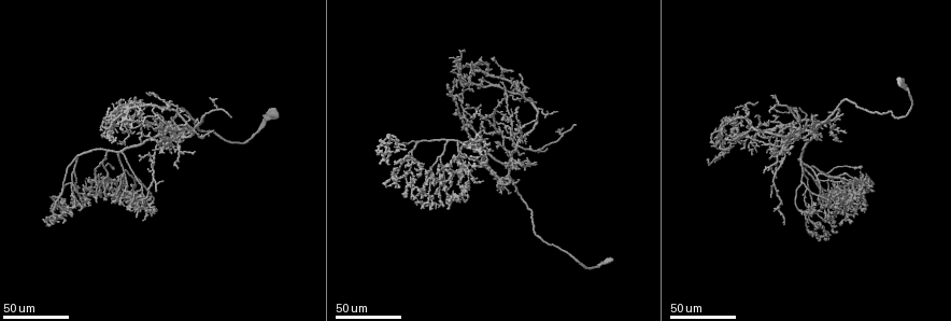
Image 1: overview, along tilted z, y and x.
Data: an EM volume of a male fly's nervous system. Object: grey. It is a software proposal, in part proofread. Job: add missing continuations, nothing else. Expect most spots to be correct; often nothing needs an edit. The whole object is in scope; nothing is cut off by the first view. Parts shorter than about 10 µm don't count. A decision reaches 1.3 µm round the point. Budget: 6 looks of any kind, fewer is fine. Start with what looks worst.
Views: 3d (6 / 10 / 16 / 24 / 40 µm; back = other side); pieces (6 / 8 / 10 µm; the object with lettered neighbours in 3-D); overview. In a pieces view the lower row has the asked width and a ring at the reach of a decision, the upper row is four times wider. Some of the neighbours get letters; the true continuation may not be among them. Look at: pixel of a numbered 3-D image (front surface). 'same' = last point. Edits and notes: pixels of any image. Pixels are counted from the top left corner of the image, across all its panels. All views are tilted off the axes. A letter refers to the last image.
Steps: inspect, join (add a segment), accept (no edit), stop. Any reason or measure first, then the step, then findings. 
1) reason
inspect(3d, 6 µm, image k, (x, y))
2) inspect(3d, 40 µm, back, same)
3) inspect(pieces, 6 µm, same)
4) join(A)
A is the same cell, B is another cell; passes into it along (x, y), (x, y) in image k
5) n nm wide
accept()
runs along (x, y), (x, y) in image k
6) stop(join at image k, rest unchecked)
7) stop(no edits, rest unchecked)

thin end
inspect(3d, 40 µm, image 1, (399, 185))

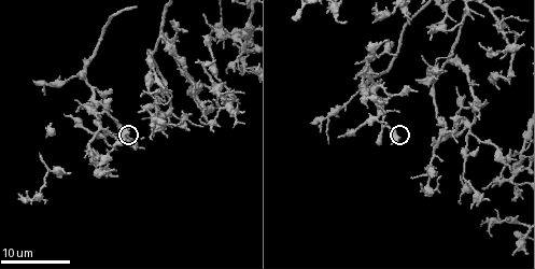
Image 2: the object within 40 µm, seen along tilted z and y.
zoom in
inspect(3d, 10 µm, image 2, (399, 142))

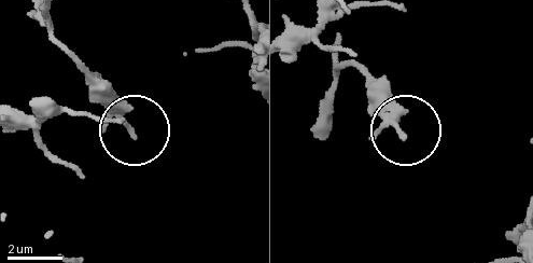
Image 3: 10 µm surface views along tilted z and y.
see the neighbours
inspect(pieces, 8 µm, image 3, (403, 138))

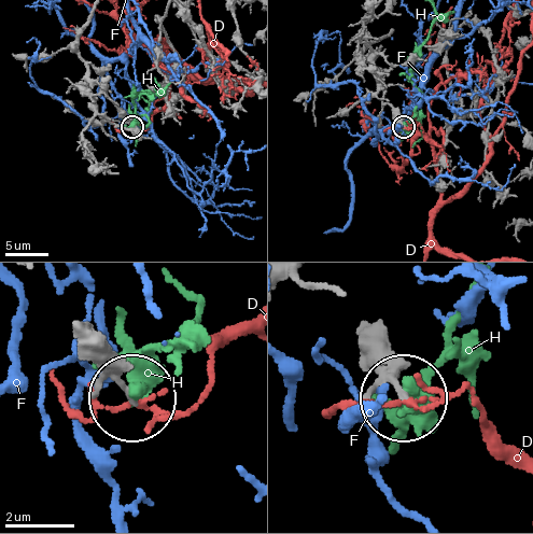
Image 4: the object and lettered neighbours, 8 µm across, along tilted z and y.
accept()
D, F and H are other cells; no lettered segment goes on from it

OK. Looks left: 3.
branch stops here
inspect(3d, 40 µm, image 1, (486, 138))

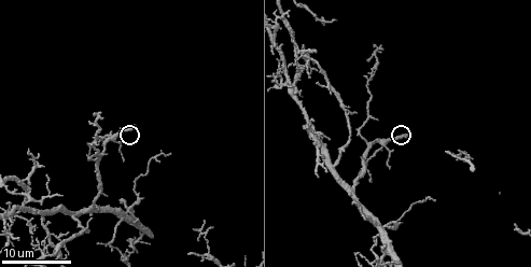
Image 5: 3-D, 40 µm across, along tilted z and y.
see the neighbours
inspect(pieces, 10 µm, image 5, (133, 126))

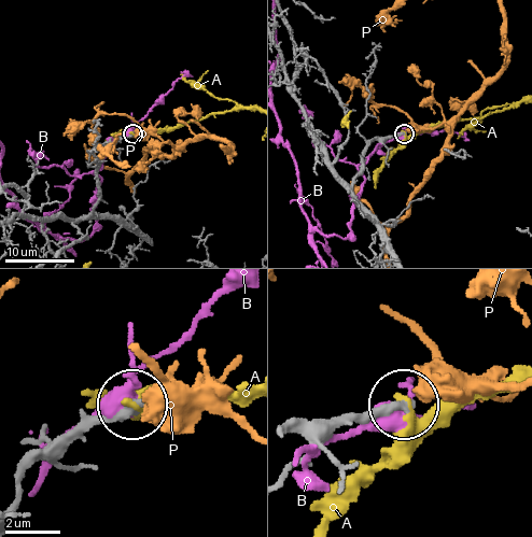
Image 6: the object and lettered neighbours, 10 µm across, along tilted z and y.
310 nm wide
accept()
A, B and P are other cells; runs along (292, 430), (350, 423), (398, 404) in image 6; none of them fits

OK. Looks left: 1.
stop(no edits, rest unchecked)

